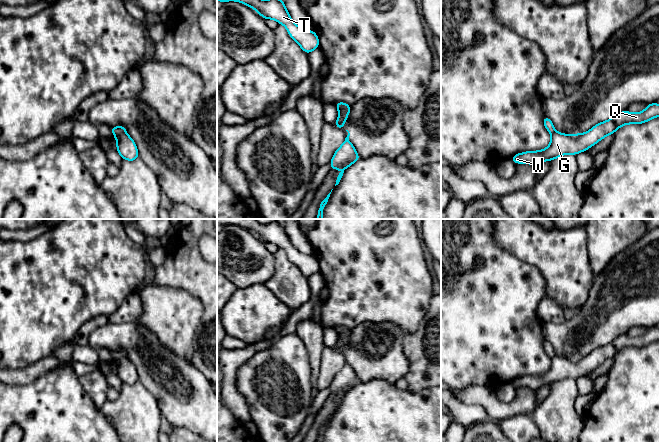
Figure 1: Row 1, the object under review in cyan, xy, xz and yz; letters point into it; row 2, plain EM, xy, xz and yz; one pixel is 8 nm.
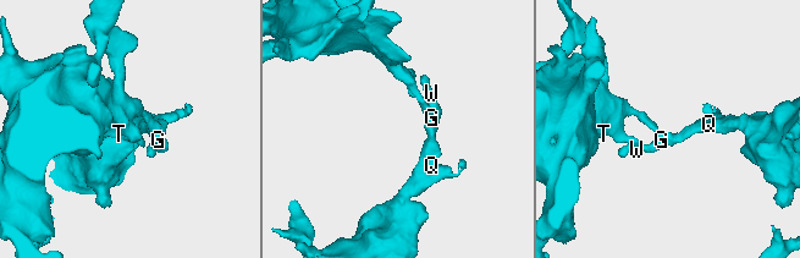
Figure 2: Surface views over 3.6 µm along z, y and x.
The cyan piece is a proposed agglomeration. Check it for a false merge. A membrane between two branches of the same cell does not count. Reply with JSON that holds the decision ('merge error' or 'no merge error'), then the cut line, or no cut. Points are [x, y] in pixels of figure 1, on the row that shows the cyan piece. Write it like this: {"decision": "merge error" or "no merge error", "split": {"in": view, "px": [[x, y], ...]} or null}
{"decision": "merge error", "split": {"in": "xz", "px": [[349, 105], [339, 110]]}}

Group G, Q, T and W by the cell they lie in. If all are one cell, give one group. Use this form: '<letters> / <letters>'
G Q W / T

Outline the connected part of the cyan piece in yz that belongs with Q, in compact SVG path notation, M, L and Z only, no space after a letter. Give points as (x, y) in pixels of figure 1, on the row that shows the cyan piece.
M656 102L647 104L646 109L642 112L632 114L628 110L621 111L609 120L596 124L586 133L568 135L555 131L551 134L551 142L546 149L522 152L515 154L510 159L516 165L527 163L538 166L544 161L552 161L565 154L576 156L580 152L588 150L605 136L613 135L619 127L626 124L642 124L658 116L659 104Z

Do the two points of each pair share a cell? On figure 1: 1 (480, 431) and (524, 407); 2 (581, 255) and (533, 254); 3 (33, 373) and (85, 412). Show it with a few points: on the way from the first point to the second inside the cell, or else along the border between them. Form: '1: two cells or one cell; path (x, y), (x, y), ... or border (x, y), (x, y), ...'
1: two cells; border (488, 418), (498, 422)
2: one cell; path (569, 255), (545, 254)
3: two cells; border (59, 366), (29, 383), (16, 385)

